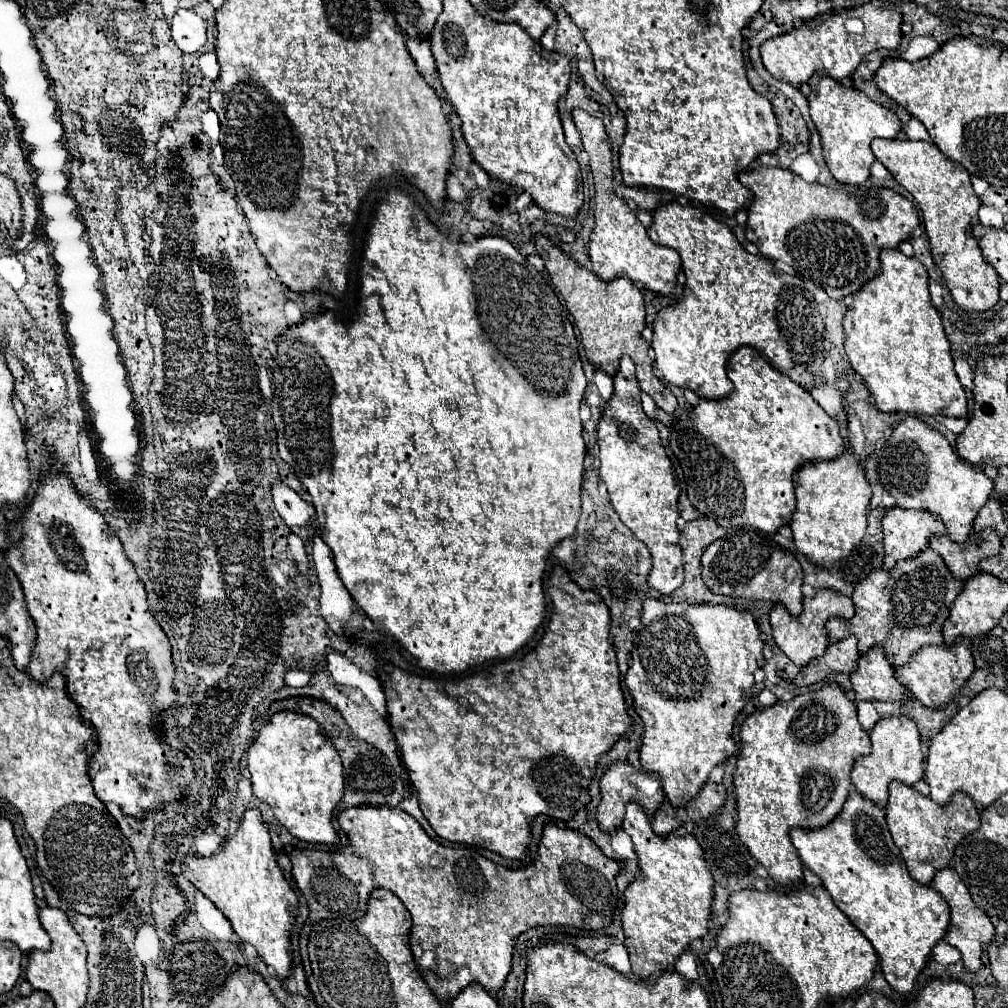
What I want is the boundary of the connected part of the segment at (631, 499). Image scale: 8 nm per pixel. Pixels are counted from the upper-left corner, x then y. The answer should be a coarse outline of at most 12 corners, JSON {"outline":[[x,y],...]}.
{"outline":[[621,356],[599,476],[647,544],[649,586],[683,584],[679,484]]}

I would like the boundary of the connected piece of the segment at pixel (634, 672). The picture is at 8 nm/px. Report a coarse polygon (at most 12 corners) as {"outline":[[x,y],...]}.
{"outline":[[643,602],[641,766],[685,806],[763,658],[749,610]]}

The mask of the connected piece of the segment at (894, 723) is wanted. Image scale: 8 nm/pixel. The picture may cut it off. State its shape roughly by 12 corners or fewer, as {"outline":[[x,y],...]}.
{"outline":[[879,718],[851,782],[885,804],[891,780],[913,786],[925,754],[915,722]]}

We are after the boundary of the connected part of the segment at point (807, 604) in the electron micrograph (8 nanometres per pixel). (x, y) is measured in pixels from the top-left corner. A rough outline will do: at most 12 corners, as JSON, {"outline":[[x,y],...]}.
{"outline":[[817,590],[791,616],[777,604],[773,638],[797,666],[827,650],[825,622],[849,620],[853,600]]}

